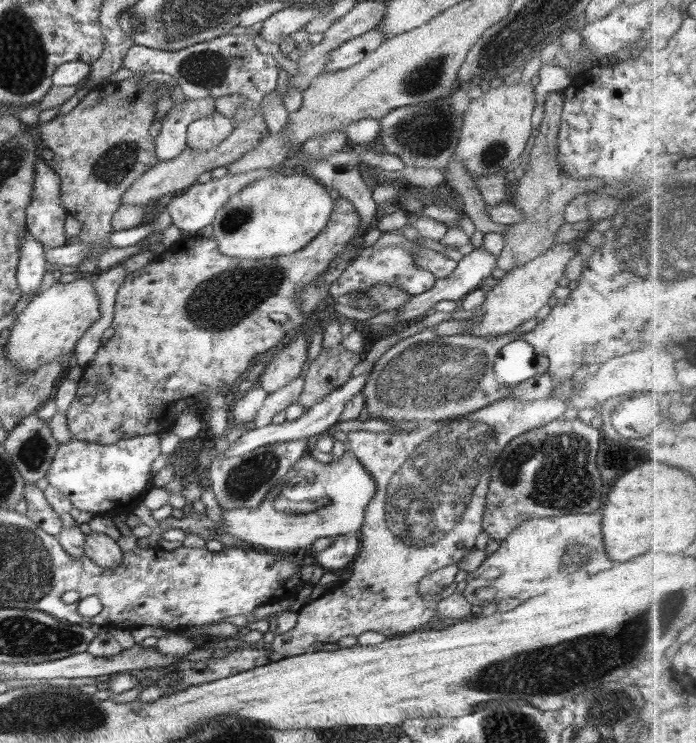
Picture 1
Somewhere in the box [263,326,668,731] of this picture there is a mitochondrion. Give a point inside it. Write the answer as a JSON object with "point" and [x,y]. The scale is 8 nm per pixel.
{"point":[433,484]}

